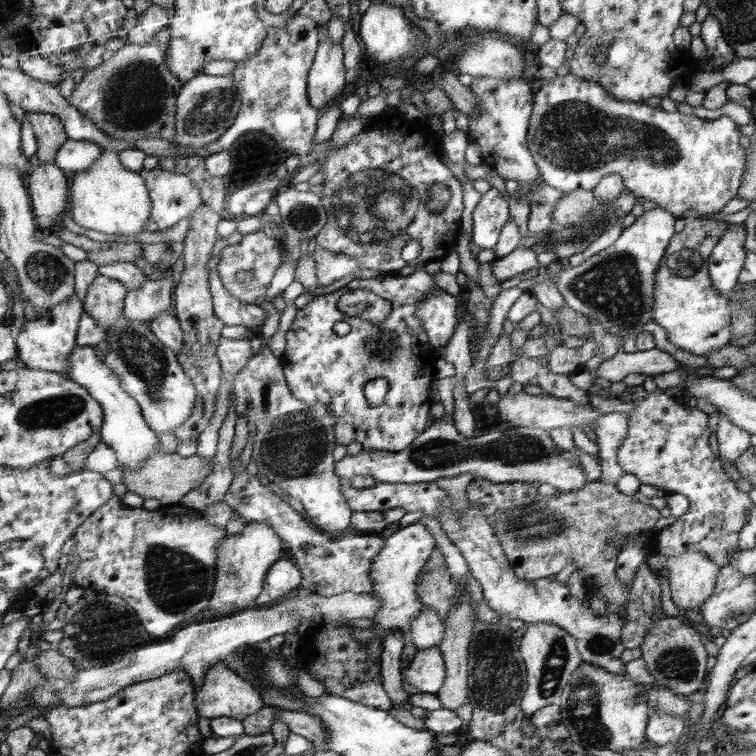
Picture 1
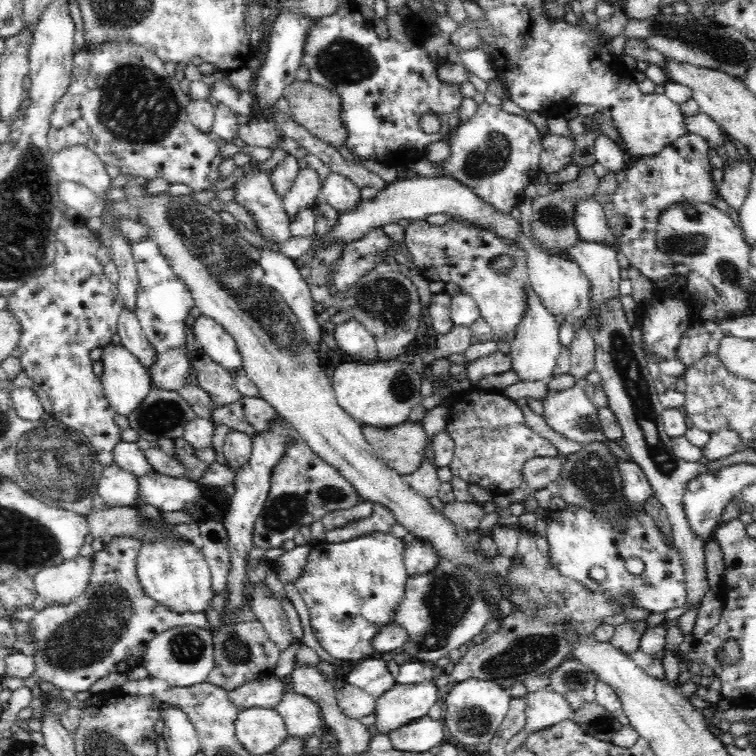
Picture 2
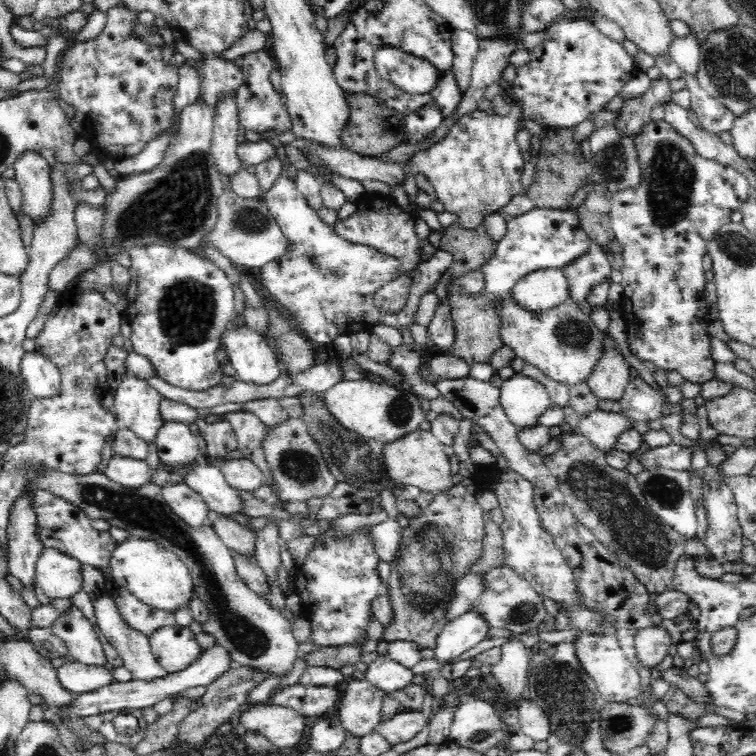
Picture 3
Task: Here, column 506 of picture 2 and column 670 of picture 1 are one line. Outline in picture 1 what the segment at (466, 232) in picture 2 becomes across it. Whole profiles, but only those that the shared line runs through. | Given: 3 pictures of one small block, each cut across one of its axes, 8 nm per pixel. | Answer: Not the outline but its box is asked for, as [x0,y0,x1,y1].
[654,216,731,356]

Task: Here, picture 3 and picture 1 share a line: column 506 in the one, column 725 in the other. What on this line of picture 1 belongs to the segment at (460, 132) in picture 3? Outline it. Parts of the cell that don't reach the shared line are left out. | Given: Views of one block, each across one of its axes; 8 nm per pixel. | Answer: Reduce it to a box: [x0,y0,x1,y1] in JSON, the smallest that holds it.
[527,76,748,220]

